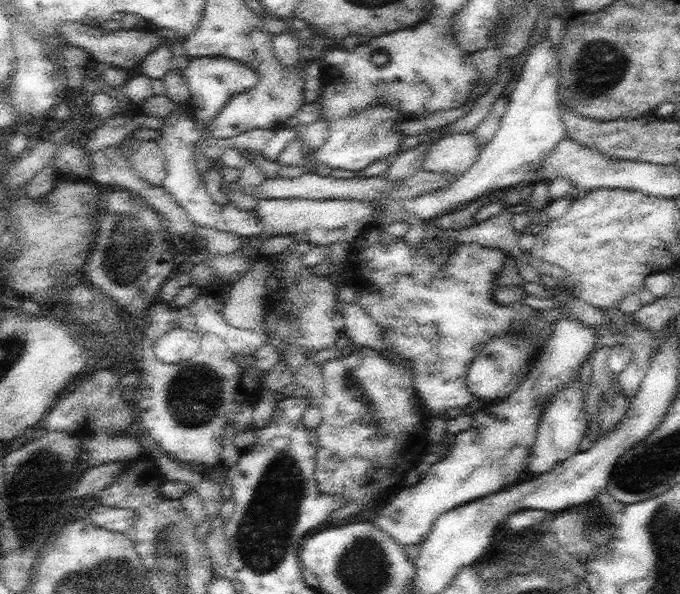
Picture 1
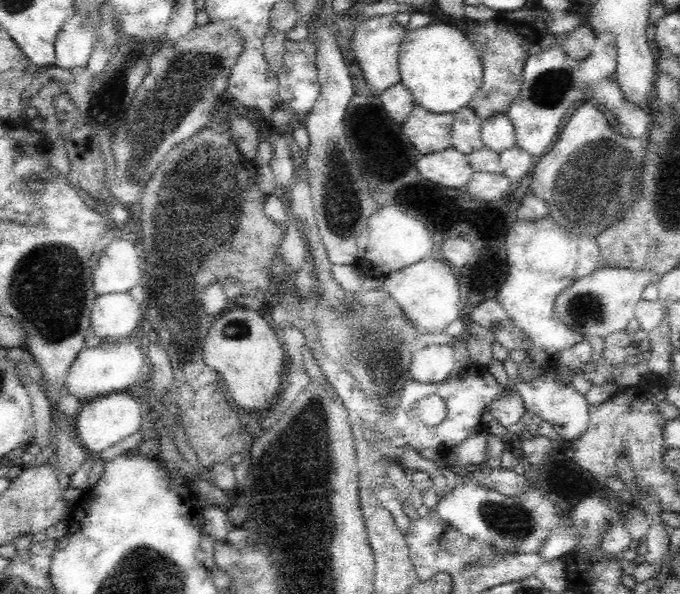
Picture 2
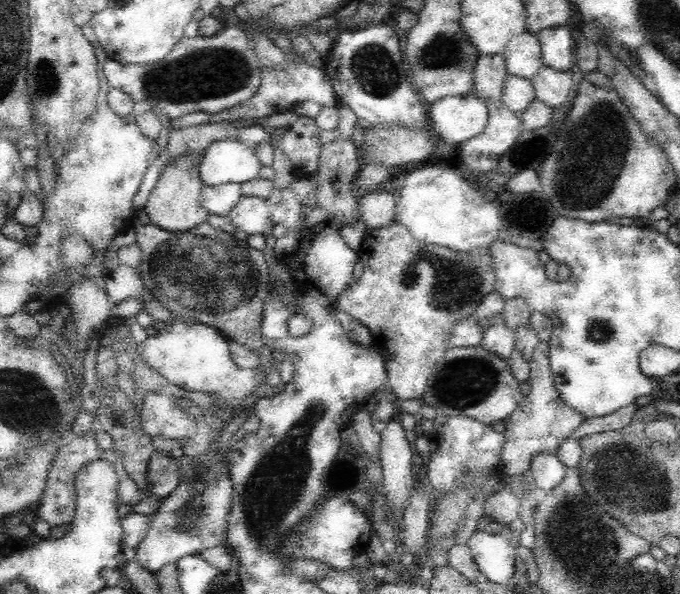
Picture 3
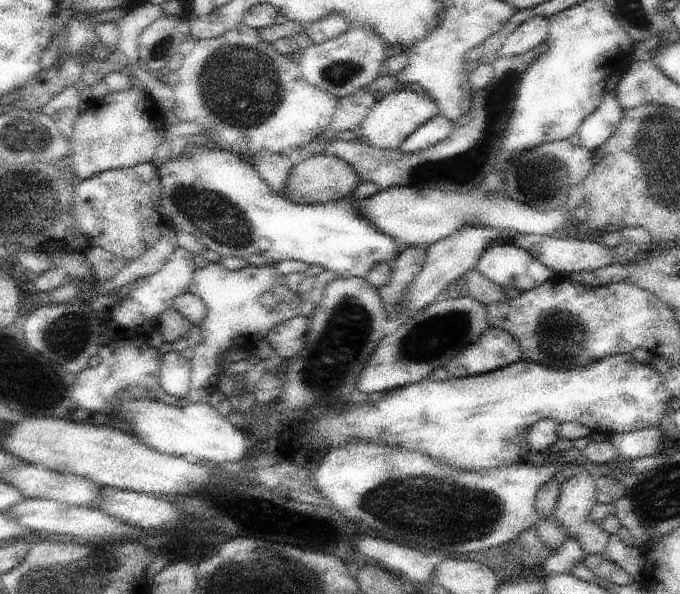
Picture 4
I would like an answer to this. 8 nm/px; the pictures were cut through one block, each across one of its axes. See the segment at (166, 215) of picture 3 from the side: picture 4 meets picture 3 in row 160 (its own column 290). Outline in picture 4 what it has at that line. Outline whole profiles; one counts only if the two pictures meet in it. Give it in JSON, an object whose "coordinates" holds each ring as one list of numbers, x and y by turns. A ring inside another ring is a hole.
{"coordinates":[[320,153,292,167,283,196,301,205,317,205,352,198,359,184,361,184,360,177,343,158,335,154]]}

